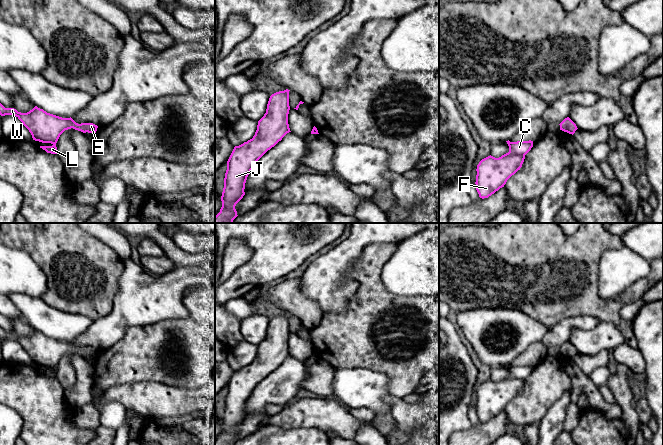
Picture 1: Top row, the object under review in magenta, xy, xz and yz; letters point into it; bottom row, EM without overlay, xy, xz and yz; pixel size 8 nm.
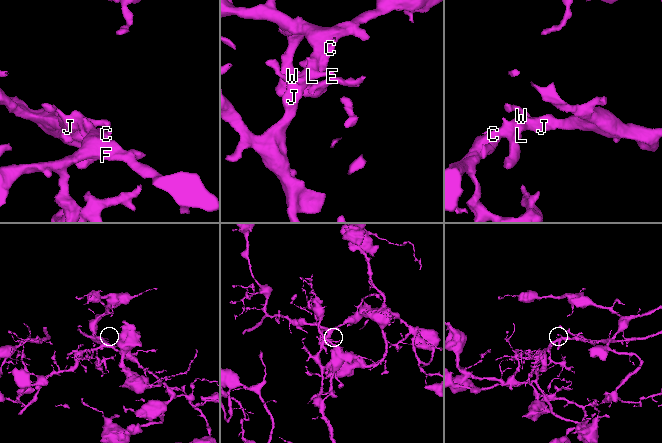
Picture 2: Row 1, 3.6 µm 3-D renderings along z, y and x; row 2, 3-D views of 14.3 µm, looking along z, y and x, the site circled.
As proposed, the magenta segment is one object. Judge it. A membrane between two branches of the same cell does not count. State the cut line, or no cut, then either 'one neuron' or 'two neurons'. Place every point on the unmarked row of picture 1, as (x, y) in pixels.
no cut | one neuron

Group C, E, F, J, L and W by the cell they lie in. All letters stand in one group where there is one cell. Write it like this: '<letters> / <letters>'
C E F J L W

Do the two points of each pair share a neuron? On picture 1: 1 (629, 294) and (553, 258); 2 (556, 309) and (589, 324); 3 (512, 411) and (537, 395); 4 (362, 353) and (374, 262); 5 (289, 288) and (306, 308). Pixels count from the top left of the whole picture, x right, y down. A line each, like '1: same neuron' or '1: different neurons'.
1: same neuron
2: different neurons
3: same neuron
4: same neuron
5: same neuron

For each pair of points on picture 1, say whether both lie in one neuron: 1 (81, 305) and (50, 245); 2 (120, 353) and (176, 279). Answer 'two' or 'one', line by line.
1: one
2: two

